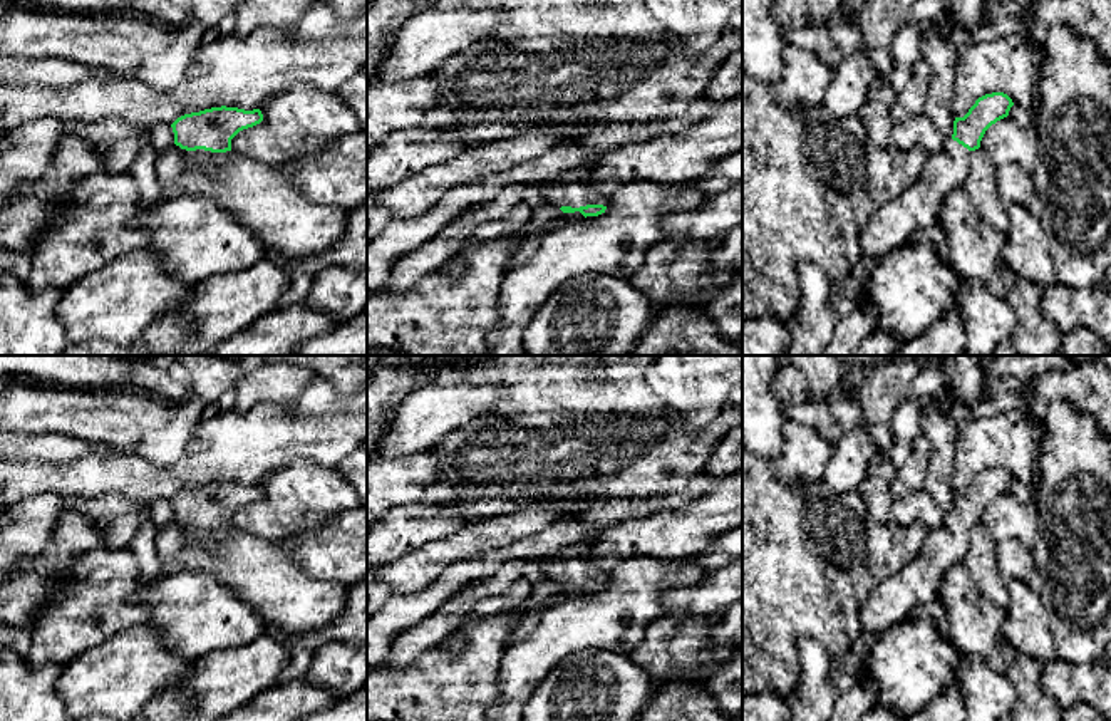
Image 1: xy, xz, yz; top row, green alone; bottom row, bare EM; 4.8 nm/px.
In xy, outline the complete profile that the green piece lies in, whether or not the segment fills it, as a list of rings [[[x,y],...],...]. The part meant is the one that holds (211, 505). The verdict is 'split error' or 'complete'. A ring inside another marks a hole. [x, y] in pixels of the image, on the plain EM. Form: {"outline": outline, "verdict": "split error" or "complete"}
{"outline": [[[211,483],[178,493],[171,503],[183,533],[223,538],[231,526],[231,515],[243,505],[263,496],[260,485]]], "verdict": "split error"}

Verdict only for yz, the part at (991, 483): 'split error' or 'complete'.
split error

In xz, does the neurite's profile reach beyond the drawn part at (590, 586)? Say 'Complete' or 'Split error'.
Split error

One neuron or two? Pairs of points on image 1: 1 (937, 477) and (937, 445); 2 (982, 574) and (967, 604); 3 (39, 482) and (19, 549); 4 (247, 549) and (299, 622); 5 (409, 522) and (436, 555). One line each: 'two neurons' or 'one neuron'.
1: one neuron
2: two neurons
3: two neurons
4: one neuron
5: two neurons

